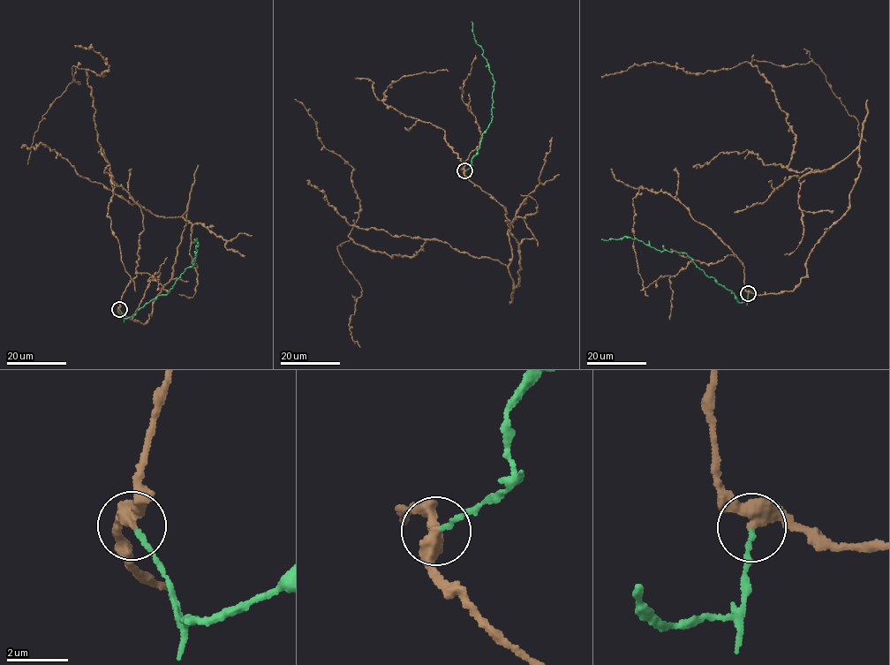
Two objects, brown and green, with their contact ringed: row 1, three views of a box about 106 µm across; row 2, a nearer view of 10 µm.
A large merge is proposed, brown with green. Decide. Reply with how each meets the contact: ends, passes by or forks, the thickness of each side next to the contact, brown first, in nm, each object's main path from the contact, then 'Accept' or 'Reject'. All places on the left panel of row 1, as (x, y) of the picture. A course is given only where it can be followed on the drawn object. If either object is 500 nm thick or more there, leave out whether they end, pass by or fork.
At the ring brown passes by. At the ring green ends. Thickness 400 nm (brown) against 160 nm. Course of brown: (119, 309), (148, 319), (187, 208), (155, 215), (116, 195), (74, 65), (80, 84), (43, 115), (28, 164). Course of green: (119, 309), (124, 318), (129, 318), (159, 295), (167, 293), (187, 267), (194, 263), (196, 238). Reject

